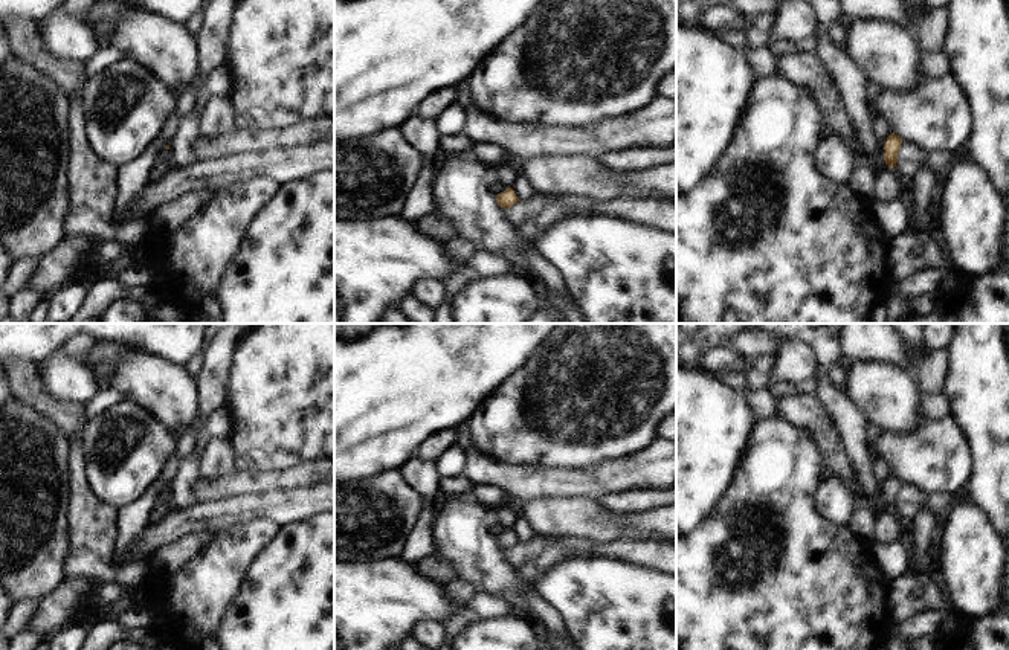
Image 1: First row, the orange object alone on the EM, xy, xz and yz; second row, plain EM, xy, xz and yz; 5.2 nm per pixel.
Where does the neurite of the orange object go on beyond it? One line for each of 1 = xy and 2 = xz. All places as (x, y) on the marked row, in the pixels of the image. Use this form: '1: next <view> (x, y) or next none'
1: next none
2: next none

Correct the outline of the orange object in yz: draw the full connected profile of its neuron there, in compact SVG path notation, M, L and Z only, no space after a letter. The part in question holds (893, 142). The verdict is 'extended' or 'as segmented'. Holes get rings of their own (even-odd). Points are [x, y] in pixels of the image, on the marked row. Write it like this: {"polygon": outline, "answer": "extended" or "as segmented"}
{"polygon": "M891 133L888 137L887 137L887 142L884 145L884 162L890 166L890 168L895 168L896 166L896 162L898 162L898 151L901 148L901 143L902 143L902 139Z", "answer": "as segmented"}

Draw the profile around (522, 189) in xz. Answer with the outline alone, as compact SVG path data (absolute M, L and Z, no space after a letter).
M517 175L516 182L511 185L511 189L519 200L531 198L536 195L531 185L522 175Z

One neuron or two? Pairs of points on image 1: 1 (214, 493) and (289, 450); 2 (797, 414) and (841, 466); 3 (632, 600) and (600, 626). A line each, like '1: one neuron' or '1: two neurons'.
1: two neurons
2: one neuron
3: one neuron

